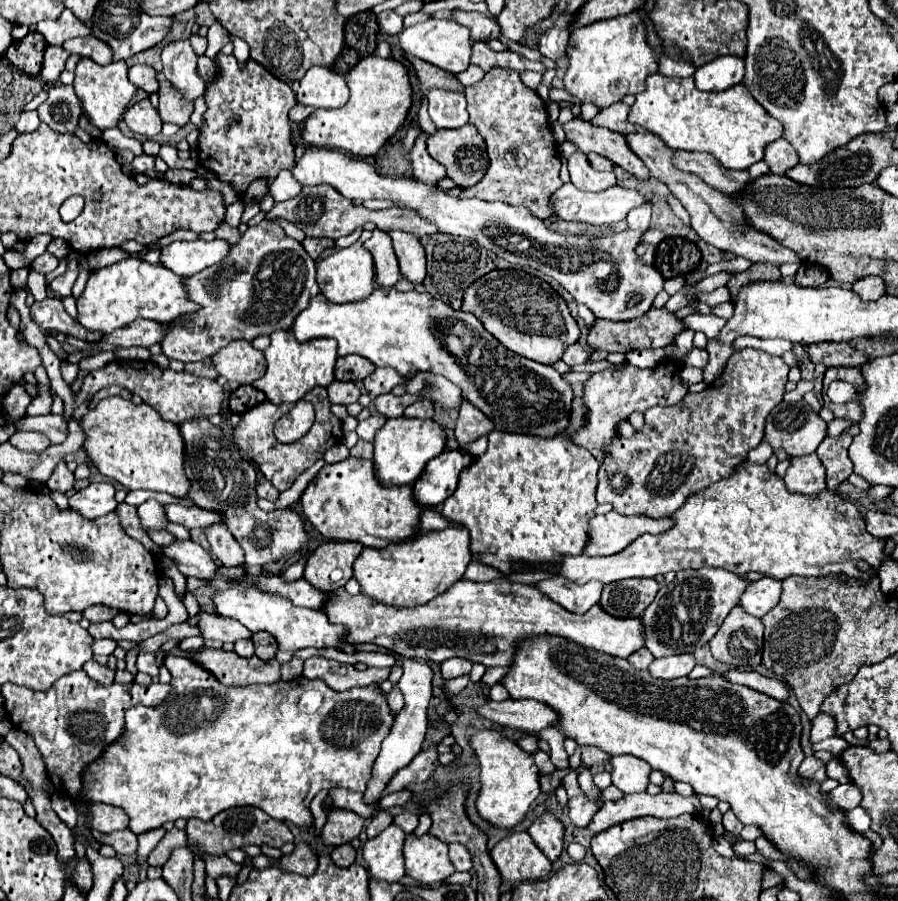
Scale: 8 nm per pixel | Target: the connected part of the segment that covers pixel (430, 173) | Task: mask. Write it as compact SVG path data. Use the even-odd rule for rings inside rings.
M420 134L420 138L416 140L414 148L412 148L412 176L420 178L422 182L440 182L442 178L446 178L446 170L440 162L432 160L428 150L426 150L426 134Z

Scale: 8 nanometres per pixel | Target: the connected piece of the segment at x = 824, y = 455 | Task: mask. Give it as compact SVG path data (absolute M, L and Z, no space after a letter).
M842 434L836 438L828 436L816 450L820 462L826 468L826 488L830 490L836 490L836 486L852 474L852 462L846 458L850 444L850 434Z

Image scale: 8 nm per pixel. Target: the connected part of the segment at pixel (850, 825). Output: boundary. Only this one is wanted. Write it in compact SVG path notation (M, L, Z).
M860 806L846 812L846 818L844 818L844 826L852 832L858 832L858 834L864 834L868 828L870 828L870 816L868 812L864 812Z

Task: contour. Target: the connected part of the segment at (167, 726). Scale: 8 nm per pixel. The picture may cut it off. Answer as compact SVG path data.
M166 656L164 658L166 668L172 674L172 690L168 694L168 698L164 698L164 702L160 702L154 708L144 708L144 706L134 706L130 710L126 710L126 728L124 734L112 742L104 754L100 754L100 758L96 758L94 762L90 762L88 766L84 766L82 770L82 782L84 782L84 792L82 802L74 802L78 814L86 816L86 826L92 828L92 804L110 804L110 806L118 806L128 814L128 830L132 830L136 836L144 834L148 830L156 830L166 822L174 822L178 818L200 818L200 820L212 820L218 812L234 808L234 806L256 806L262 808L268 816L272 816L274 820L282 820L282 822L294 822L296 826L312 826L312 814L310 814L310 800L322 790L322 788L348 788L348 790L356 790L356 792L364 792L366 784L370 780L370 770L372 764L376 760L376 754L380 752L380 744L384 740L384 736L388 734L388 730L392 728L394 716L388 710L386 698L382 692L378 692L378 688L366 686L366 688L350 688L346 692L334 692L332 688L328 688L322 680L308 680L308 678L296 678L292 682L276 682L270 686L264 684L252 684L252 686L244 686L244 688L230 688L220 684L216 678L212 678L210 672L206 672L204 668L200 668L198 664L194 664L192 660L188 662L188 658L182 656Z

